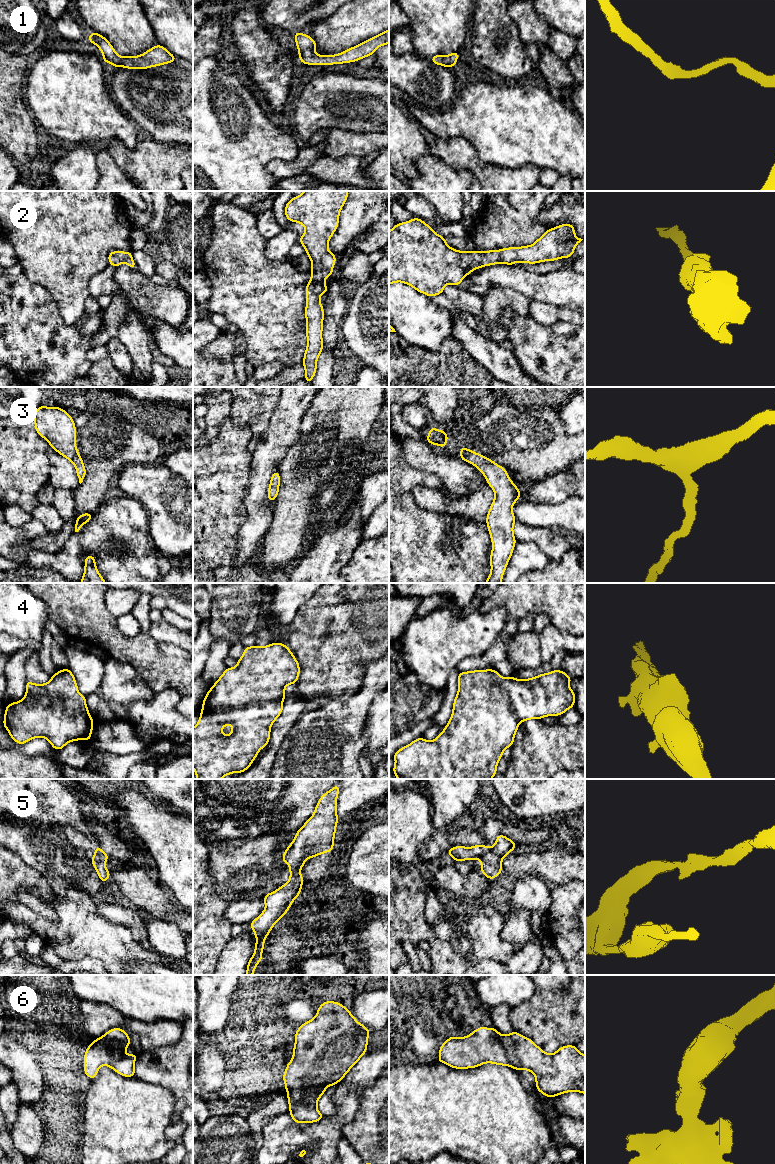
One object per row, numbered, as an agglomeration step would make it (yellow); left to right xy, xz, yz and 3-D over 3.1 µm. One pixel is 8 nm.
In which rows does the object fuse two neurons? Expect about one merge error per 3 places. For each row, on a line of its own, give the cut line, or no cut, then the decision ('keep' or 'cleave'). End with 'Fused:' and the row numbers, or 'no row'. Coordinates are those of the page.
1: no cut | keep
2: no cut | keep
3: no cut | keep
4: no cut | keep
5: yz (490, 848), (478, 858) | cleave
6: no cut | keep
Fused: 5

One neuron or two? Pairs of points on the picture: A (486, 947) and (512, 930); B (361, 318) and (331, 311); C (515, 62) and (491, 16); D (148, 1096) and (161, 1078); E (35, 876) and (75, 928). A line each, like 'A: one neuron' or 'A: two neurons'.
A: two neurons
B: two neurons
C: one neuron
D: two neurons
E: two neurons

